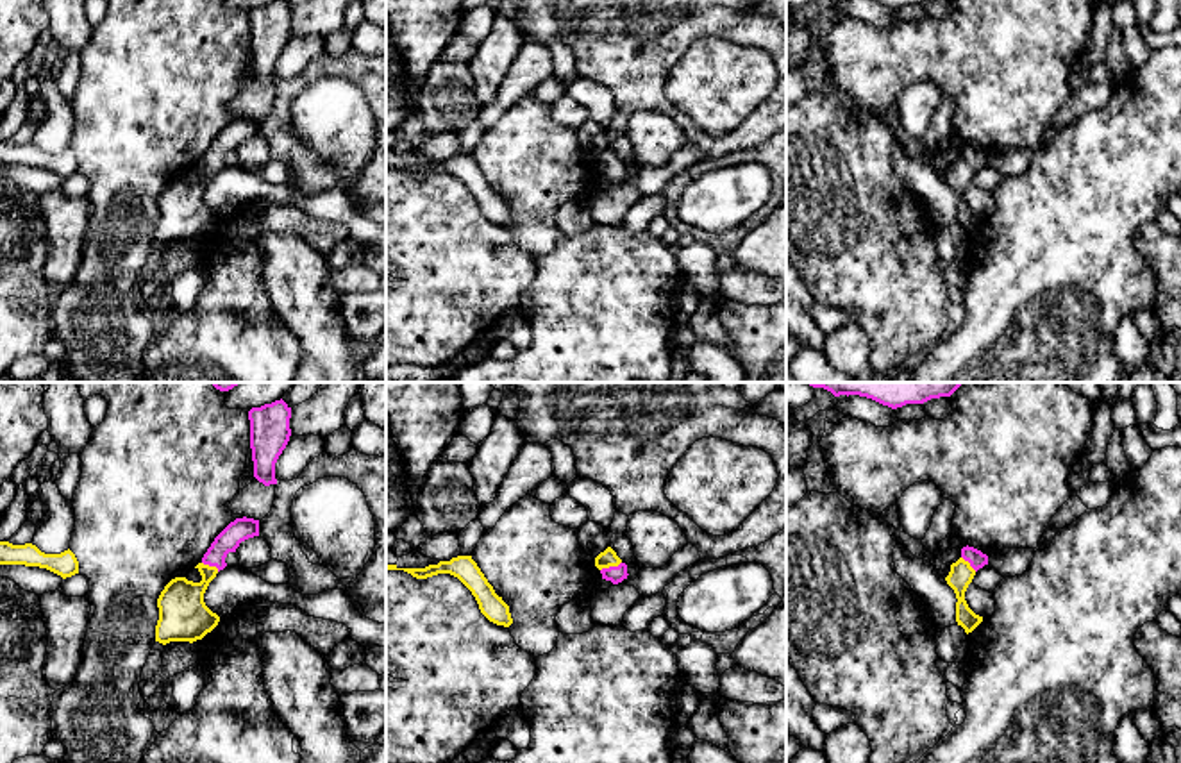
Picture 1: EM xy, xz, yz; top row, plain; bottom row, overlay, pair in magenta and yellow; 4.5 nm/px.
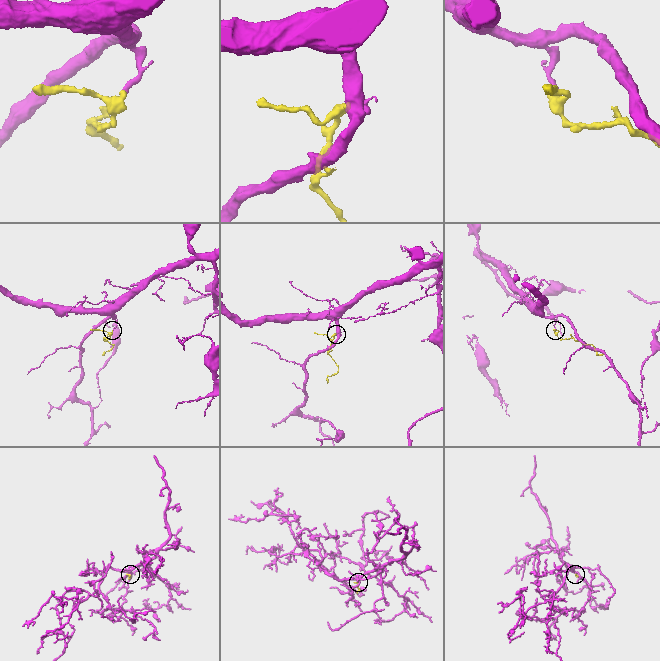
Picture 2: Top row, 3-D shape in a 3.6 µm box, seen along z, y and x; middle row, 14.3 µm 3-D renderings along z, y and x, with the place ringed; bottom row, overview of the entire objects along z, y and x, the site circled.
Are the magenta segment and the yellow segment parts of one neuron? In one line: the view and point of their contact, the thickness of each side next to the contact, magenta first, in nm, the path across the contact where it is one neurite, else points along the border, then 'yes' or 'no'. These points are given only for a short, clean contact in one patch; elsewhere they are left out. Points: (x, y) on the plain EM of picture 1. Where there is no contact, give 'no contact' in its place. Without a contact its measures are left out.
contact xz (610, 167); calibres 80 and 80 nm; way xz (615, 174), (610, 167), (608, 158); yes

